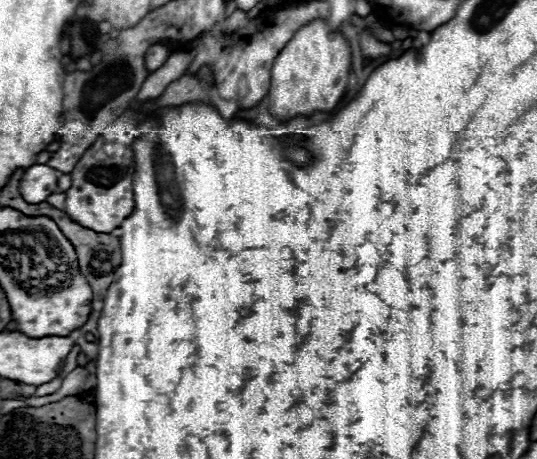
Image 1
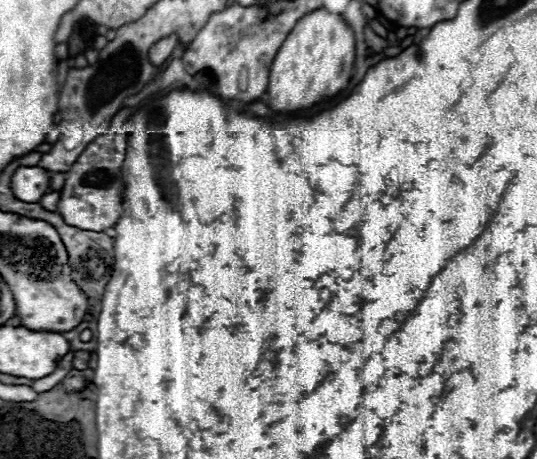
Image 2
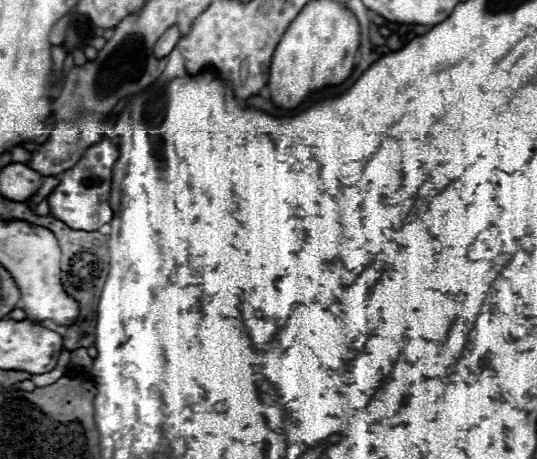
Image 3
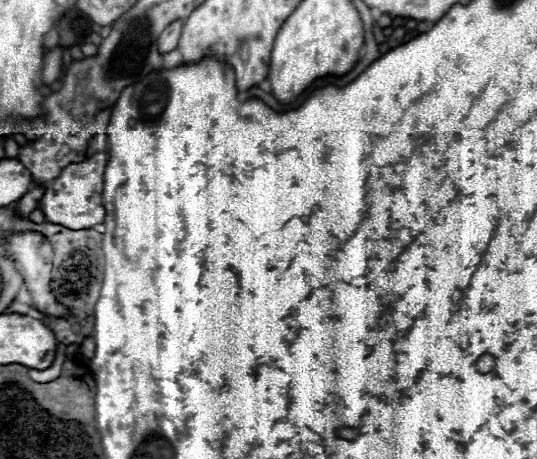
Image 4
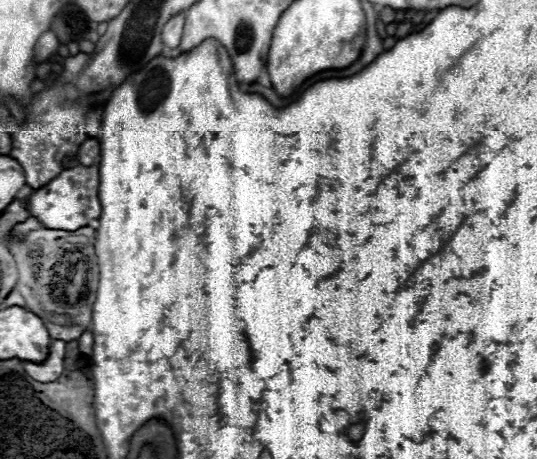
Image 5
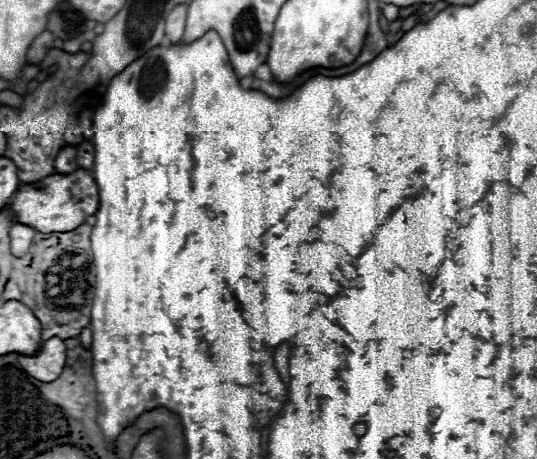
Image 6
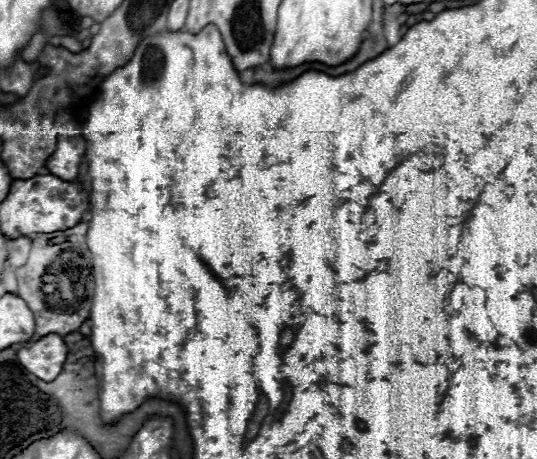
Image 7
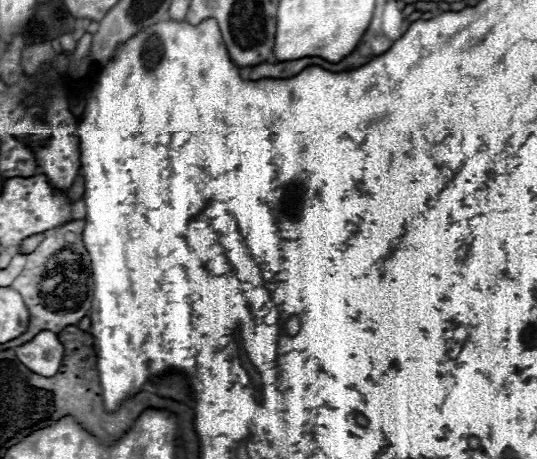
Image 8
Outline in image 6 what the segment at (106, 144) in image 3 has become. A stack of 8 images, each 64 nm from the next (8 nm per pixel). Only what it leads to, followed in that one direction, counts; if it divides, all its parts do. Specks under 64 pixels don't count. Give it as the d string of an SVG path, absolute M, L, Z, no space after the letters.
M82 168L68 176L52 174L40 184L20 184L6 208L12 210L12 224L24 224L36 232L70 232L98 210L98 188L94 178Z

